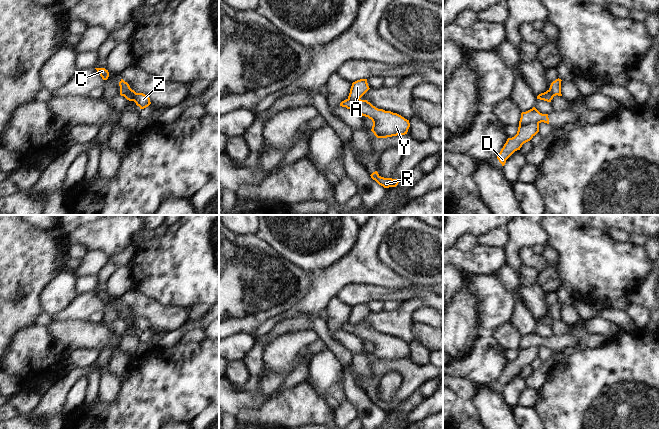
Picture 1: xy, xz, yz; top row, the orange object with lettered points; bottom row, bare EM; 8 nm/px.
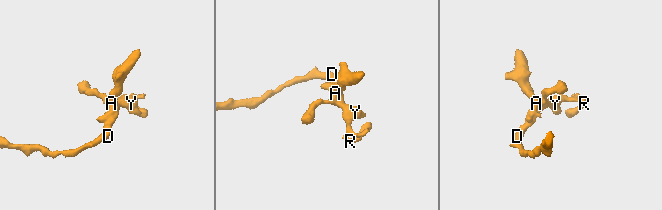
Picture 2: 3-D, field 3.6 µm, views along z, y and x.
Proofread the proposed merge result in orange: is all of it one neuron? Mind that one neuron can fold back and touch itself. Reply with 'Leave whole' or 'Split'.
Split

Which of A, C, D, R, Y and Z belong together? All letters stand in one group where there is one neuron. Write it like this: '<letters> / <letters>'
A / C D R Y Z

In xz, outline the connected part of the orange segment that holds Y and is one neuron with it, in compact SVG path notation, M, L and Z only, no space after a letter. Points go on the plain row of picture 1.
M346 323L340 327L340 330L352 333L371 343L373 346L371 355L377 362L405 359L410 351L409 344L397 337L378 333L367 324L349 325Z

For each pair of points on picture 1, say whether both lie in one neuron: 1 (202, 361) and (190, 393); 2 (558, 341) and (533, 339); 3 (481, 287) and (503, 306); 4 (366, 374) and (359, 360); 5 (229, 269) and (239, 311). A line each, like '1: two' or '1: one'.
1: one
2: one
3: one
4: one
5: one

